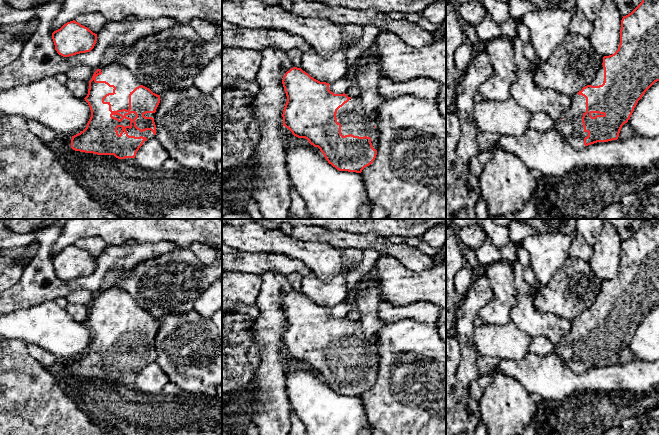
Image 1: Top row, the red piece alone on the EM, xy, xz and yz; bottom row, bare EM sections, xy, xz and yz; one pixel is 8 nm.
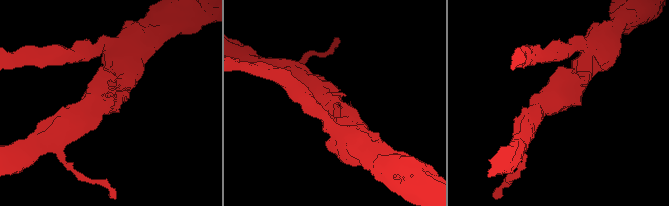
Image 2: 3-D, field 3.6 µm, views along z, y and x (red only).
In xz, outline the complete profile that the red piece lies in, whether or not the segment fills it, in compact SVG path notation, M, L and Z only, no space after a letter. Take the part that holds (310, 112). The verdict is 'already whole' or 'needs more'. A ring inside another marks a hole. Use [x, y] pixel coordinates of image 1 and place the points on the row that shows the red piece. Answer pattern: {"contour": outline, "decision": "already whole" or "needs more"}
{"contour": "M293 67L283 76L282 84L287 96L283 110L283 126L288 128L298 138L305 138L314 147L318 147L325 159L339 171L361 173L373 163L377 150L373 148L371 138L343 136L341 124L337 122L337 110L347 103L351 97L345 93L334 94L329 90L329 83L320 82L301 68Z", "decision": "already whole"}

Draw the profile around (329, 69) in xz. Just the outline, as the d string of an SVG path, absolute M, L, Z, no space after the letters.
M337 51L329 56L316 52L303 53L301 69L320 82L333 82L349 77L345 51Z

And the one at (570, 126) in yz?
M575 94L572 96L571 106L561 115L561 119L554 126L554 129L574 148L585 147L584 138L588 136L588 132L584 131L582 123L585 112L586 98Z

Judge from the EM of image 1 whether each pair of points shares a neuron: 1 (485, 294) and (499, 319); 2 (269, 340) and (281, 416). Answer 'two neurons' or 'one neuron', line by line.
1: two neurons
2: one neuron

